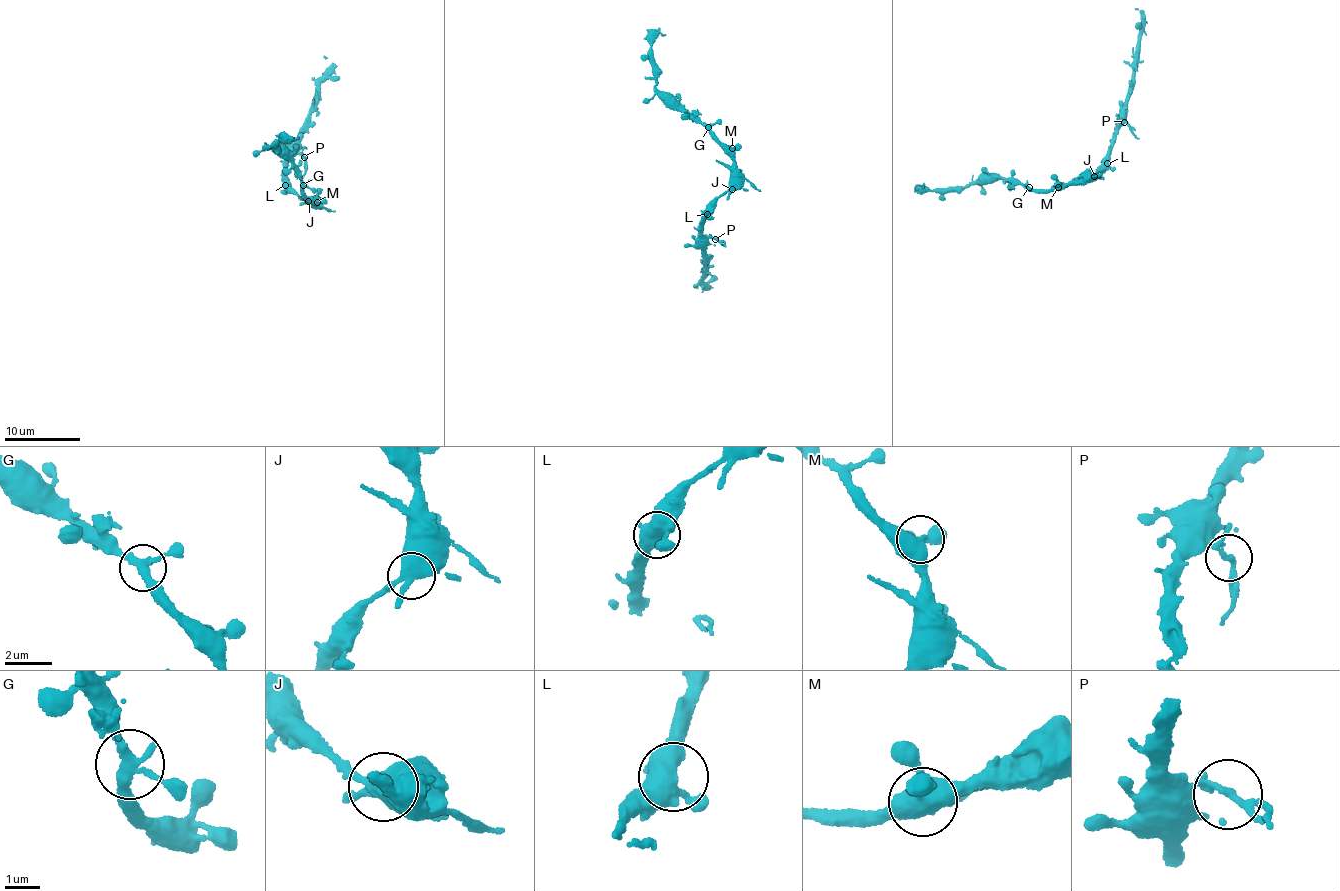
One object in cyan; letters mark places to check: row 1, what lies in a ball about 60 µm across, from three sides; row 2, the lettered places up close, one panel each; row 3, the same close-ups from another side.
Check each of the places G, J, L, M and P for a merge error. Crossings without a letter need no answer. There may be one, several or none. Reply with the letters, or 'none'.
none

